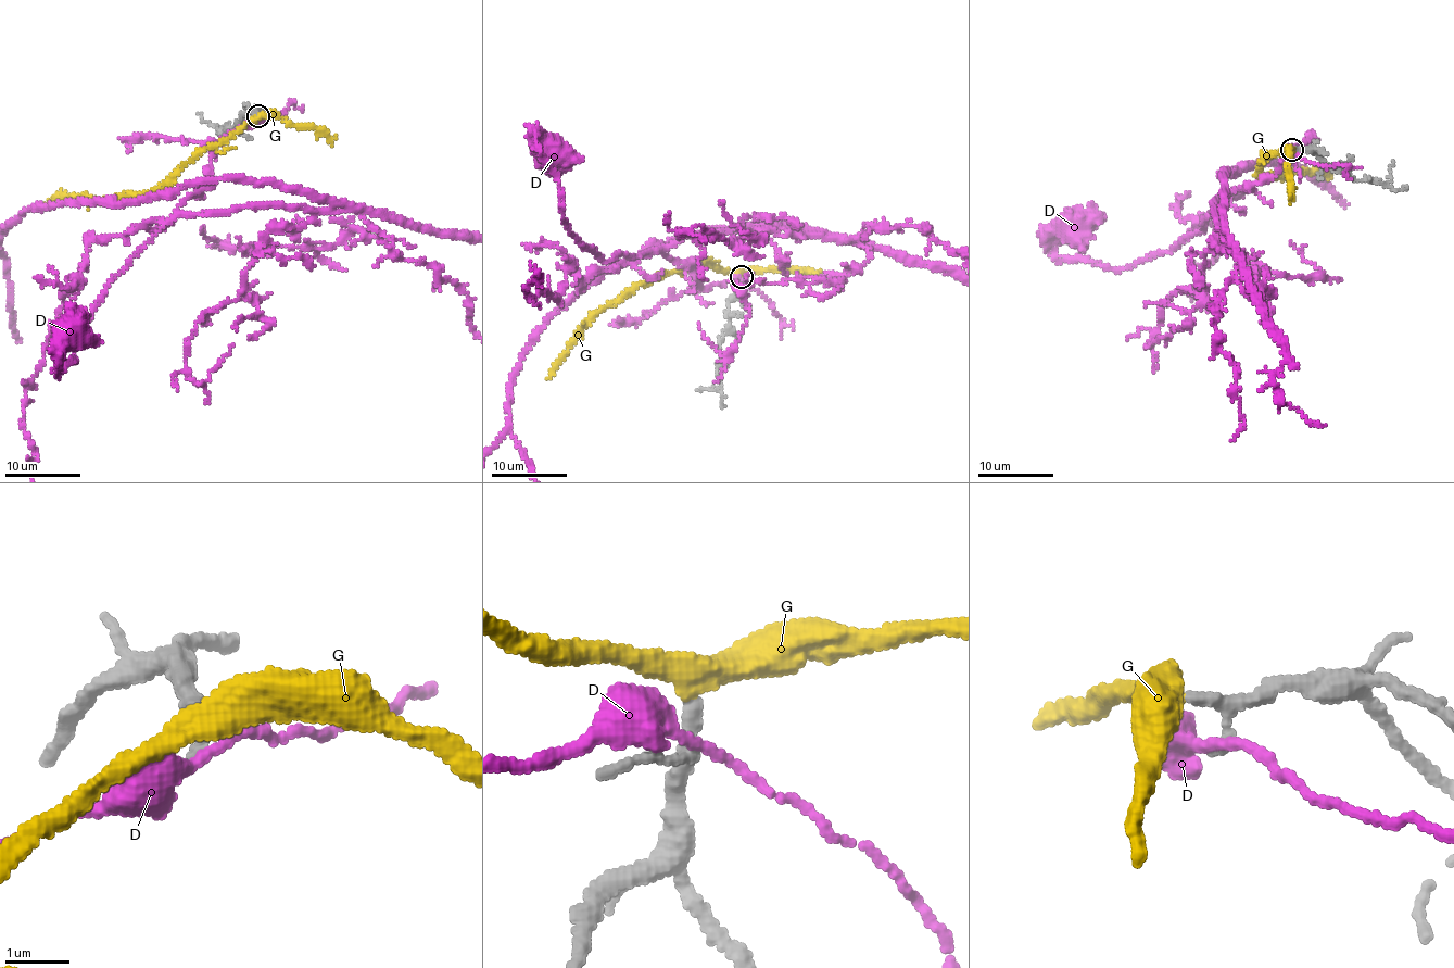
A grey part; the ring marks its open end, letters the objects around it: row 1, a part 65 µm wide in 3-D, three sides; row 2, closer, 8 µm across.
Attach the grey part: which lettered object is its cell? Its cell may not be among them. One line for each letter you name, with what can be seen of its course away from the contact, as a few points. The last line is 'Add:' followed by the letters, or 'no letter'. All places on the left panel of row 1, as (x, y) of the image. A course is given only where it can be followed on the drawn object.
G: Its course: (257, 117), (236, 128), (226, 140), (205, 147), (156, 189), (100, 200), (65, 193), (47, 201)
Add: G

